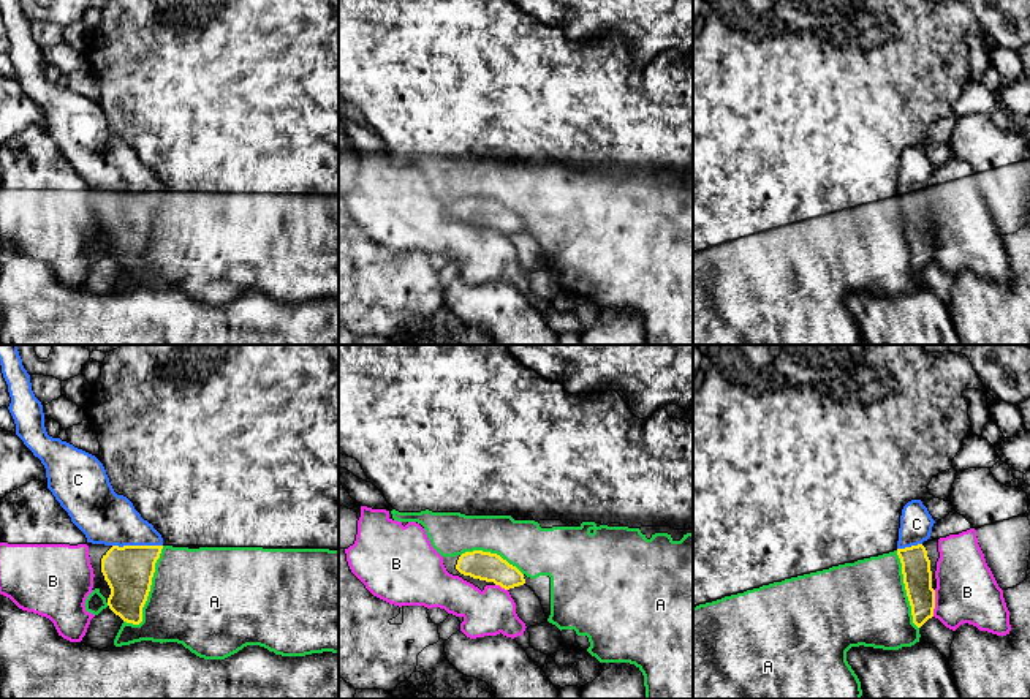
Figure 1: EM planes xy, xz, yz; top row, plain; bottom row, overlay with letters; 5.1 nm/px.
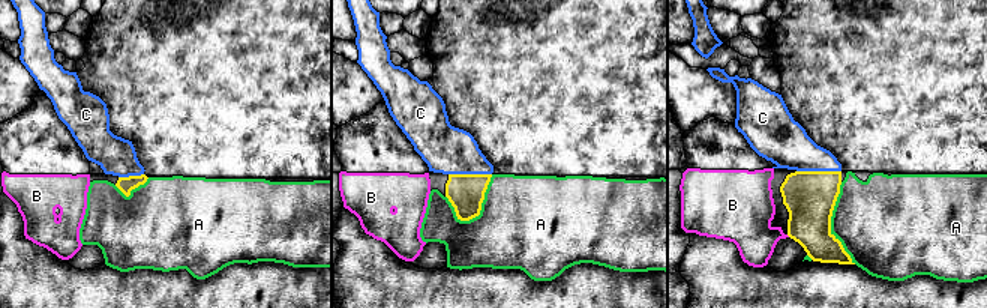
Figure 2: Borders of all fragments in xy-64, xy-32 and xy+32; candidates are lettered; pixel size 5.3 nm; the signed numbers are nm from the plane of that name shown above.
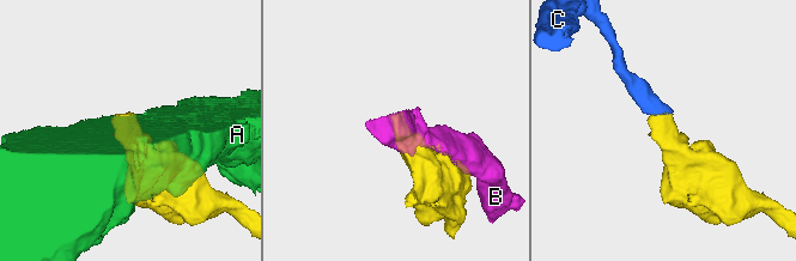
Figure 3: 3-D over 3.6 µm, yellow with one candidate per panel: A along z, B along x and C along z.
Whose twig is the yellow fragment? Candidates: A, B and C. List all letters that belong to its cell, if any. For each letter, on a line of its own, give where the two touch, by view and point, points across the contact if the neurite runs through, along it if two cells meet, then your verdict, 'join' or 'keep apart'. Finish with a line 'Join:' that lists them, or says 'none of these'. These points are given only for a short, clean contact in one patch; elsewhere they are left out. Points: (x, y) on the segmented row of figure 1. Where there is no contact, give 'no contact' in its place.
A: contact xy (149, 590); keep apart
B: contact yz (934, 603); keep apart
C: contact xy (138, 546); way xy (128, 570), (138, 546), (111, 519), (105, 517); join
Join: C

